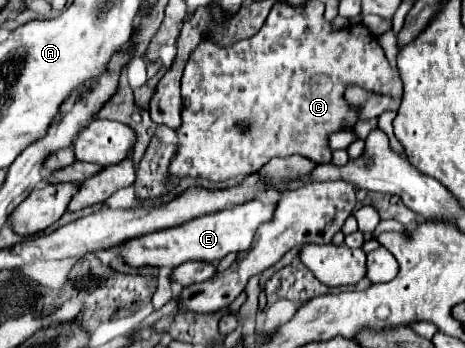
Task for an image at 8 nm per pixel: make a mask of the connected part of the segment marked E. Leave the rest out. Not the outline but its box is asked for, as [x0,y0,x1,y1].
[122,200,276,270]

